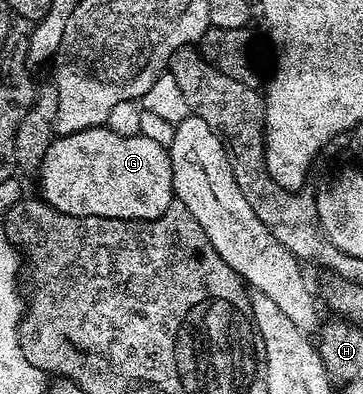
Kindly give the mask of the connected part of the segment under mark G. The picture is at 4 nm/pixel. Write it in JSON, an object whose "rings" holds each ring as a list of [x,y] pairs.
{"rings":[[[108,126],[54,138],[39,177],[40,198],[71,217],[158,219],[175,202],[168,146],[140,134],[123,136]]]}

